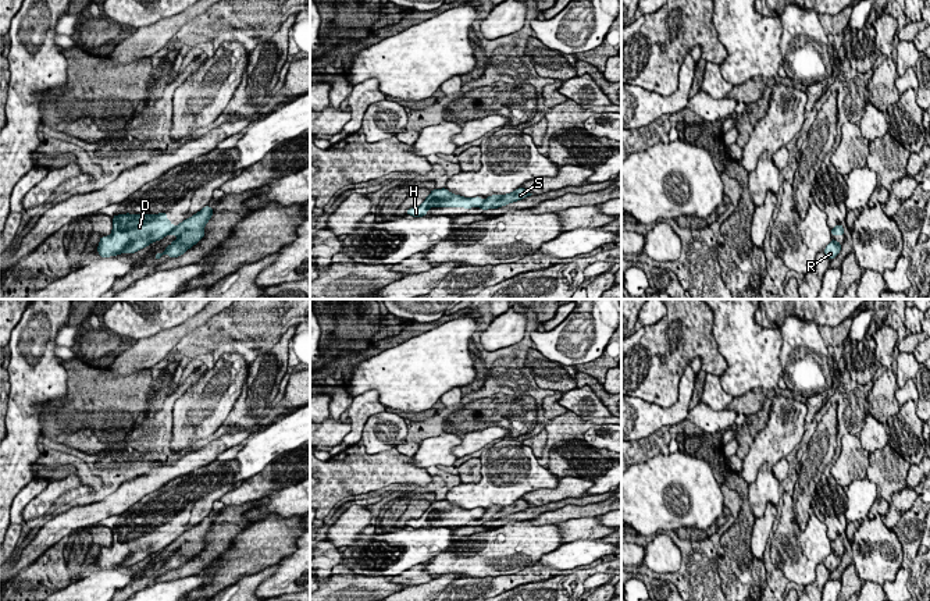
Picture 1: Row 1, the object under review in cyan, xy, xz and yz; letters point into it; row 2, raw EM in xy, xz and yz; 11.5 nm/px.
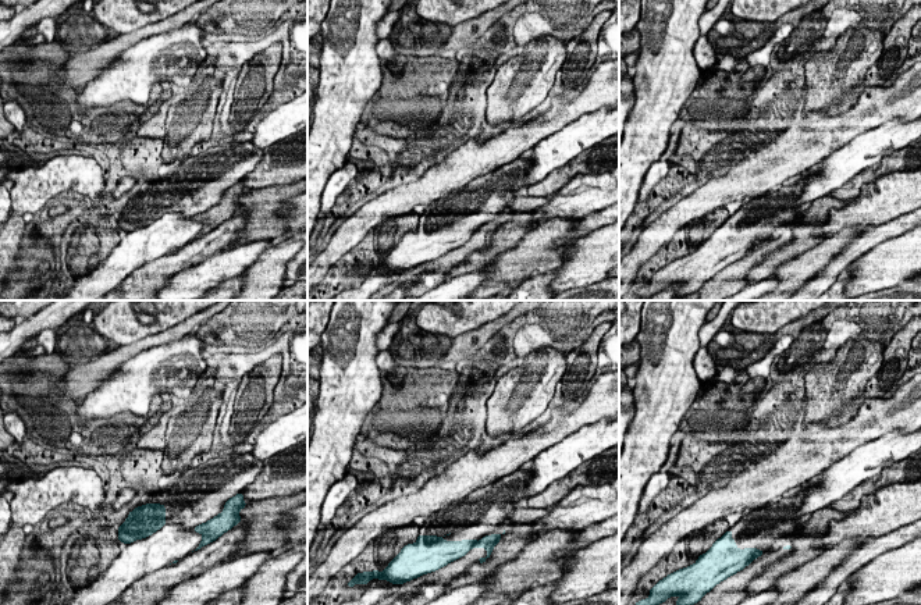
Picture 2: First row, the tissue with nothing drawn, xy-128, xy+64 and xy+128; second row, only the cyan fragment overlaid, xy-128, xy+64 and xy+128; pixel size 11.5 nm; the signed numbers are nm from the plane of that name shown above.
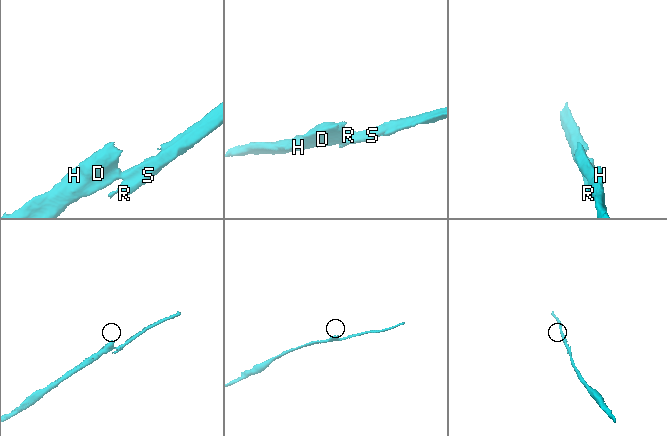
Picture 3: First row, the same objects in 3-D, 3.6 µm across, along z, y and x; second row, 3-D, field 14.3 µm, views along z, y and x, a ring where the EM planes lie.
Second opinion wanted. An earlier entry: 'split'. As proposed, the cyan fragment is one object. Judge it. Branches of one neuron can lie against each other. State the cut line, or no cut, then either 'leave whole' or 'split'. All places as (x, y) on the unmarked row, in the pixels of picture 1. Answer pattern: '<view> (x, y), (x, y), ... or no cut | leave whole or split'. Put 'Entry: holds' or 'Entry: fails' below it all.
xy (175, 539), (166, 546) | split
Entry: holds

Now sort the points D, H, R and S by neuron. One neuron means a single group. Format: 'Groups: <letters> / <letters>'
Groups: D H / R S

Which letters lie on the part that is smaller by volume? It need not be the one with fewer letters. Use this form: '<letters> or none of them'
R, S

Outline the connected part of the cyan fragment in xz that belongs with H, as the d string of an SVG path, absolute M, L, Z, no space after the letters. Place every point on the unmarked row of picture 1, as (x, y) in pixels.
M434 501L425 509L425 512L418 519L411 519L406 522L406 526L413 529L427 527L430 519L480 519L485 512L480 508L477 509L463 509L460 506L453 506L448 501Z

